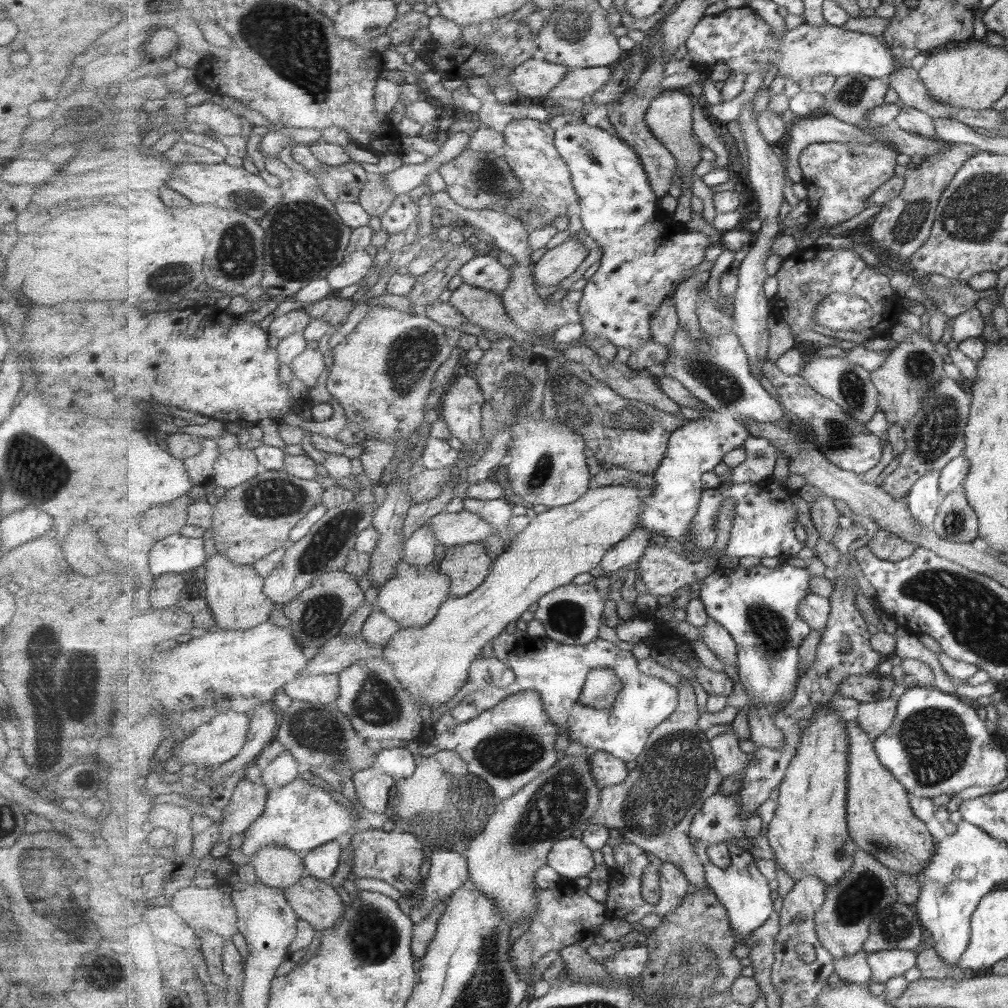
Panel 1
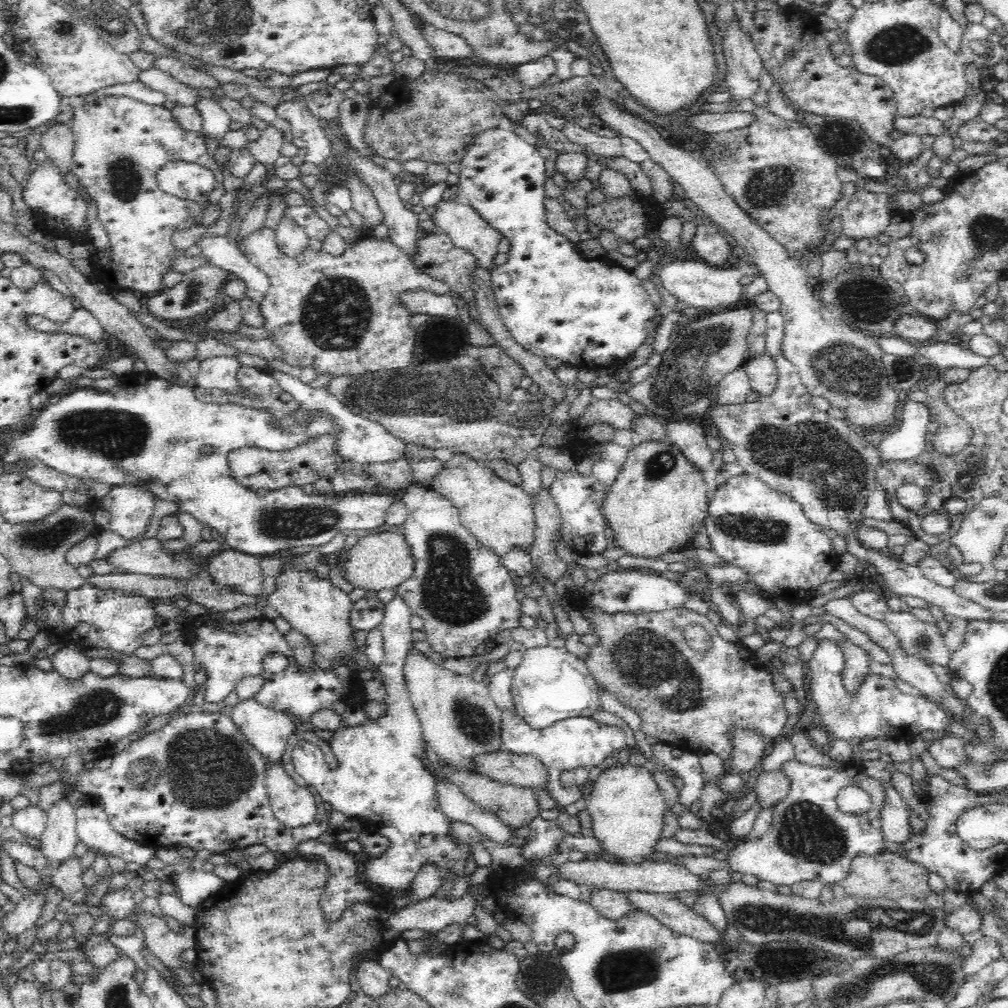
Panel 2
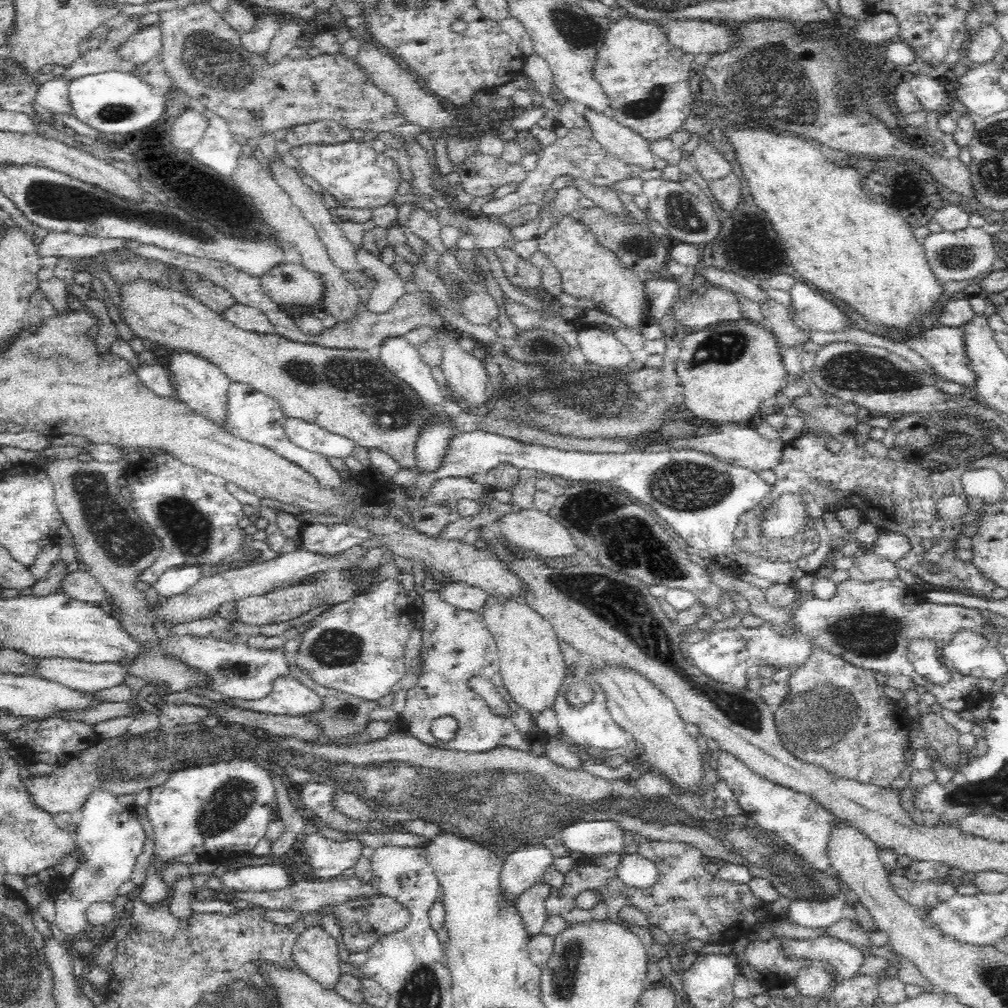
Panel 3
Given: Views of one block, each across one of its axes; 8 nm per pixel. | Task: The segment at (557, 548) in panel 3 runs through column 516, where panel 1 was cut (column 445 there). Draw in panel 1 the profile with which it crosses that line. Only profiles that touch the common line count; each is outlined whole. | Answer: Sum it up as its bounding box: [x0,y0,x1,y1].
[430,510,496,547]

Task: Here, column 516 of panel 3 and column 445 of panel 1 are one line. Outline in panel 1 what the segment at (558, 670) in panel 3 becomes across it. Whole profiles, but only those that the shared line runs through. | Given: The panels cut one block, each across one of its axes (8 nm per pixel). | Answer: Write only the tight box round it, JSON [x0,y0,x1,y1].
[385,486,655,709]

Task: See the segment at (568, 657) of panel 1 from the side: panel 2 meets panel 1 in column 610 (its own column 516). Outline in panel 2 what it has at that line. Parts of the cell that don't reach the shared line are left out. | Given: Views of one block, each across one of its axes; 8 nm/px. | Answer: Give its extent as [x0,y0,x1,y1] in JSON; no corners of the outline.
[487,640,626,806]

